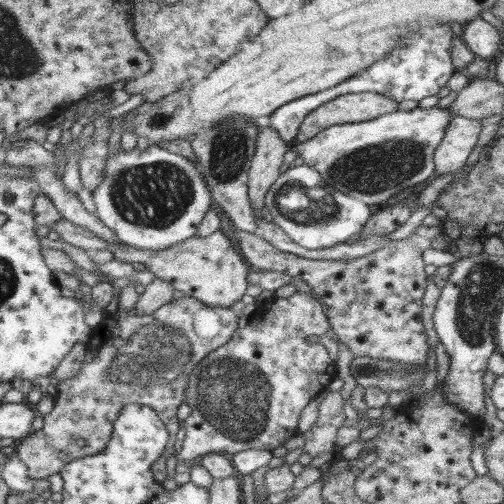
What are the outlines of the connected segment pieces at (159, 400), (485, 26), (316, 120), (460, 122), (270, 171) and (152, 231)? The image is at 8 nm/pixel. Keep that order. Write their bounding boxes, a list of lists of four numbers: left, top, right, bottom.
[[14,296,239,483],[461,17,503,58],[295,93,399,142],[434,115,481,178],[248,121,291,216],[93,143,214,250]]

